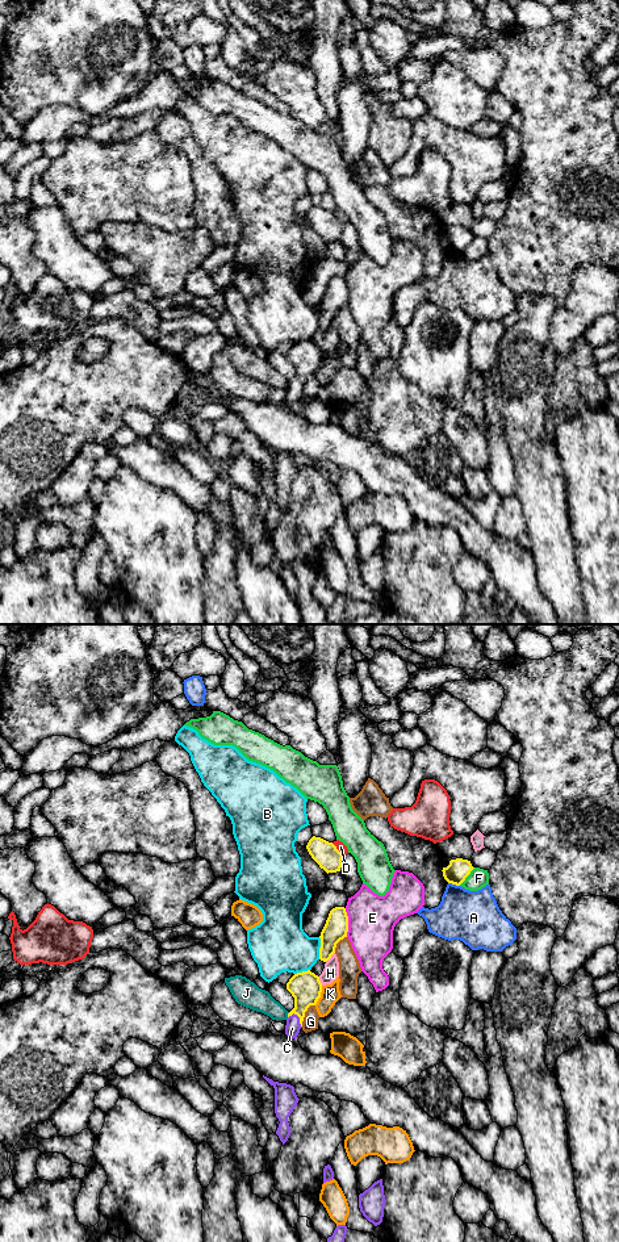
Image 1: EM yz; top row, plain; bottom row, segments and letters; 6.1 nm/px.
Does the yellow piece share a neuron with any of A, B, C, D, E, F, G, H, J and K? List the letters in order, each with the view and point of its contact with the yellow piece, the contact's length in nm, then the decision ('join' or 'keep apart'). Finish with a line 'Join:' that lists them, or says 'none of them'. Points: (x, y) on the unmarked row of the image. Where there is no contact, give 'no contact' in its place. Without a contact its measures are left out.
A: contact yz (454, 252); length 80 nm; keep apart
B: contact yz (320, 317); length 140 nm; keep apart
C: contact yz (297, 384); length 110 nm; join
D: contact yz (337, 218); length 110 nm; keep apart
E: contact yz (347, 292); length 180 nm; keep apart
F: contact yz (467, 245); length 150 nm; keep apart
G: contact yz (304, 384); length 170 nm; keep apart
H: contact yz (330, 326); length 90 nm; keep apart
J: contact yz (288, 384); length 40 nm; keep apart
K: contact yz (320, 364); length 130 nm; keep apart
Join: C

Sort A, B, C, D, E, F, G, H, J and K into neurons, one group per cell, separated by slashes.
A / B / C / D / E / F / G / H / J / K

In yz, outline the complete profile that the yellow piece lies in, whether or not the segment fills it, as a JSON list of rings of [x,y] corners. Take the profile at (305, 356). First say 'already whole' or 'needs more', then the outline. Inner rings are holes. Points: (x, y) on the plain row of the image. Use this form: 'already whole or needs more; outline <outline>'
needs more; outline [[[310,339],[294,343],[287,352],[287,359],[294,367],[294,377],[288,382],[285,403],[298,407],[305,381],[310,375],[315,375],[322,361],[319,346]]]

